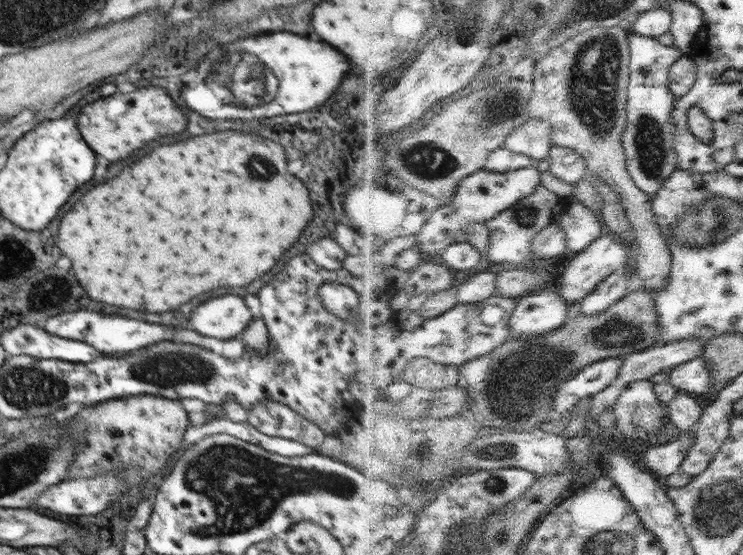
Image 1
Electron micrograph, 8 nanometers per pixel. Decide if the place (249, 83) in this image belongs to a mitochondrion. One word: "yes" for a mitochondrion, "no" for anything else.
yes

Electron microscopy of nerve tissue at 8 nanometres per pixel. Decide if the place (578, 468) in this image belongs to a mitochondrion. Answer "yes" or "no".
no

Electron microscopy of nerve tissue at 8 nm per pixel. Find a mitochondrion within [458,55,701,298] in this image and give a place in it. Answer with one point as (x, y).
(649, 145)

